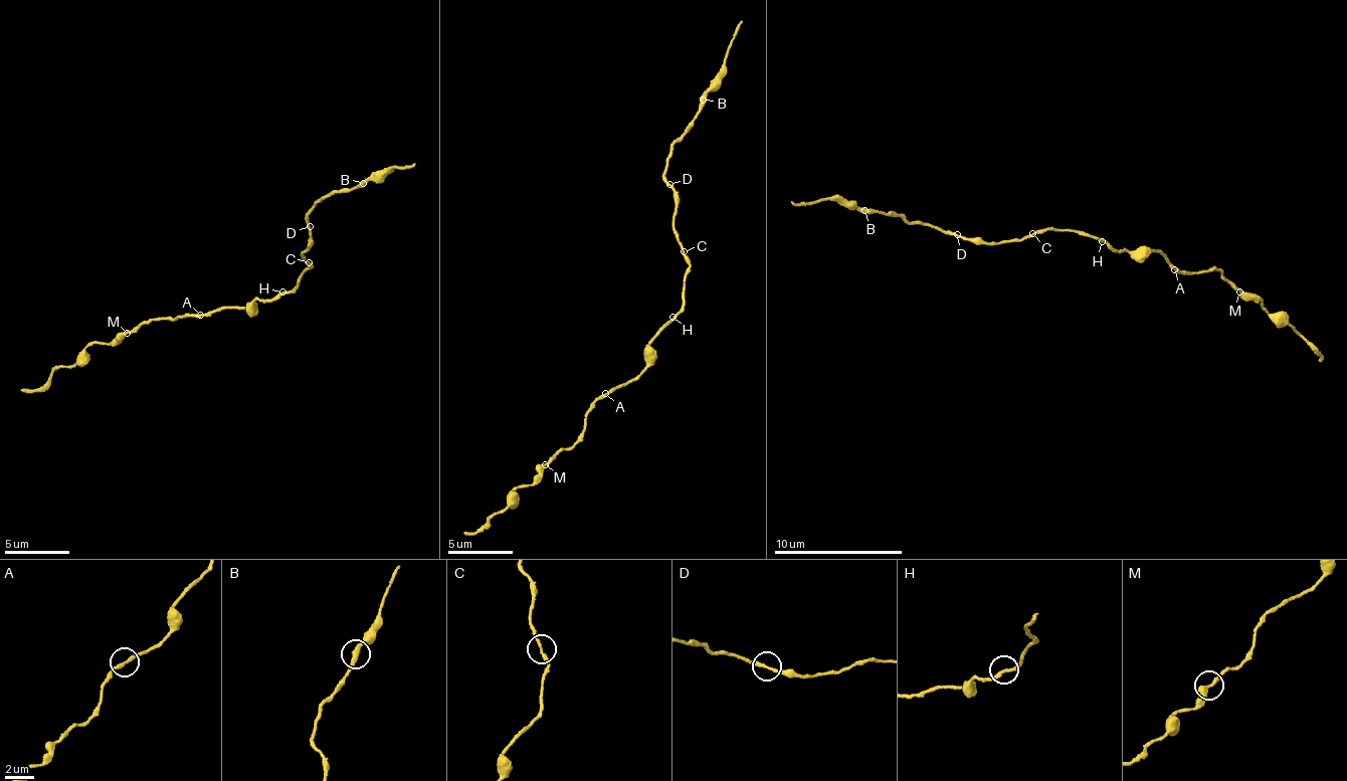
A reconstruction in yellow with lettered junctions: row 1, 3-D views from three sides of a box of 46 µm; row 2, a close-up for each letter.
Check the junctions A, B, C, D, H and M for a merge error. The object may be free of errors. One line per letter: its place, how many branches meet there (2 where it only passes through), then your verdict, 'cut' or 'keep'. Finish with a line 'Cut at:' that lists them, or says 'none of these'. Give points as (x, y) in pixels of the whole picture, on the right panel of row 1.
A: (1174, 269) | 2 | keep
B: (864, 210) | 2 | keep
C: (1032, 233) | 2 | keep
D: (957, 234) | 2 | keep
H: (1102, 241) | 2 | keep
M: (1239, 291) | 2 | keep
Cut at: none of these

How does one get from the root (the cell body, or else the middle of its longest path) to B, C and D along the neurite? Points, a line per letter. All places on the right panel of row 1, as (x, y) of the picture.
B: (1103, 240), (1073, 232), (1039, 229), (1007, 242), (969, 241), (937, 227), (909, 222), (899, 215), (864, 210)
C: (1103, 240), (1050, 229), (1039, 229), (1031, 234)
D: (1103, 240), (1073, 232), (1039, 229), (1020, 239), (988, 243), (969, 241), (956, 233)

